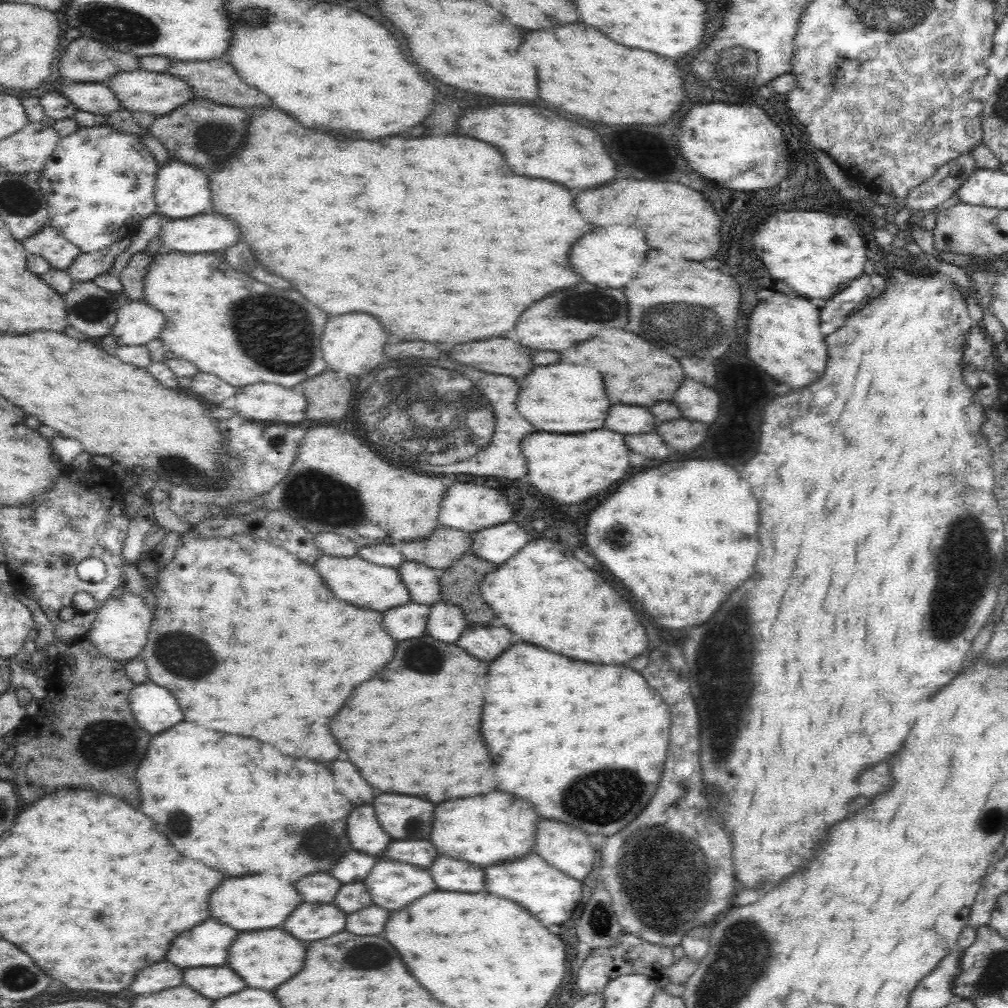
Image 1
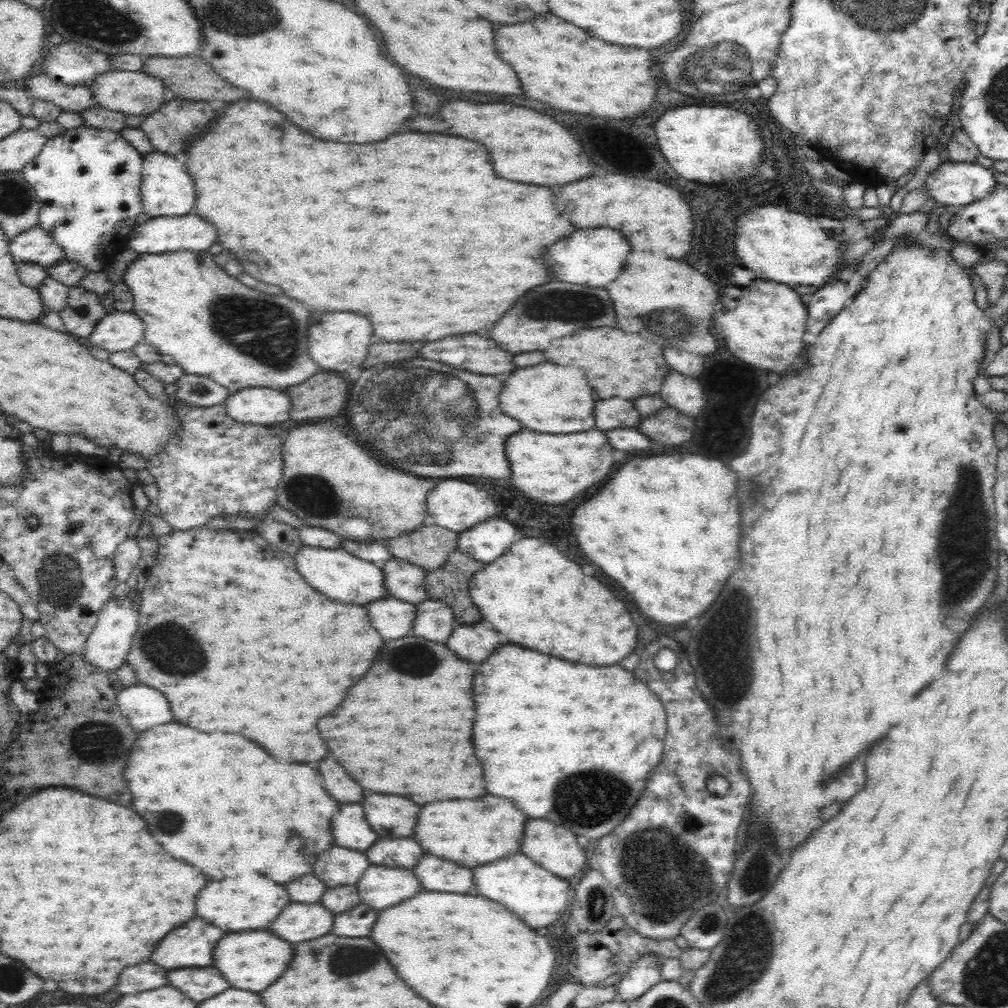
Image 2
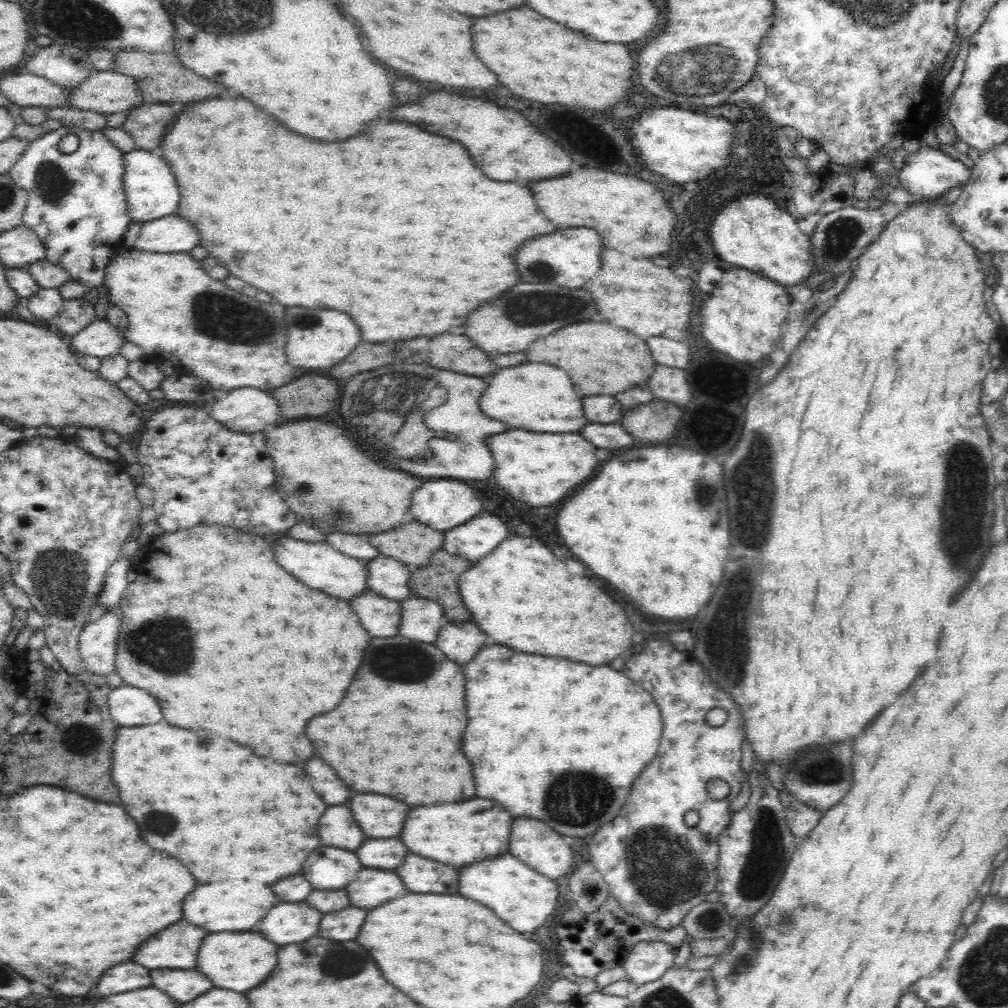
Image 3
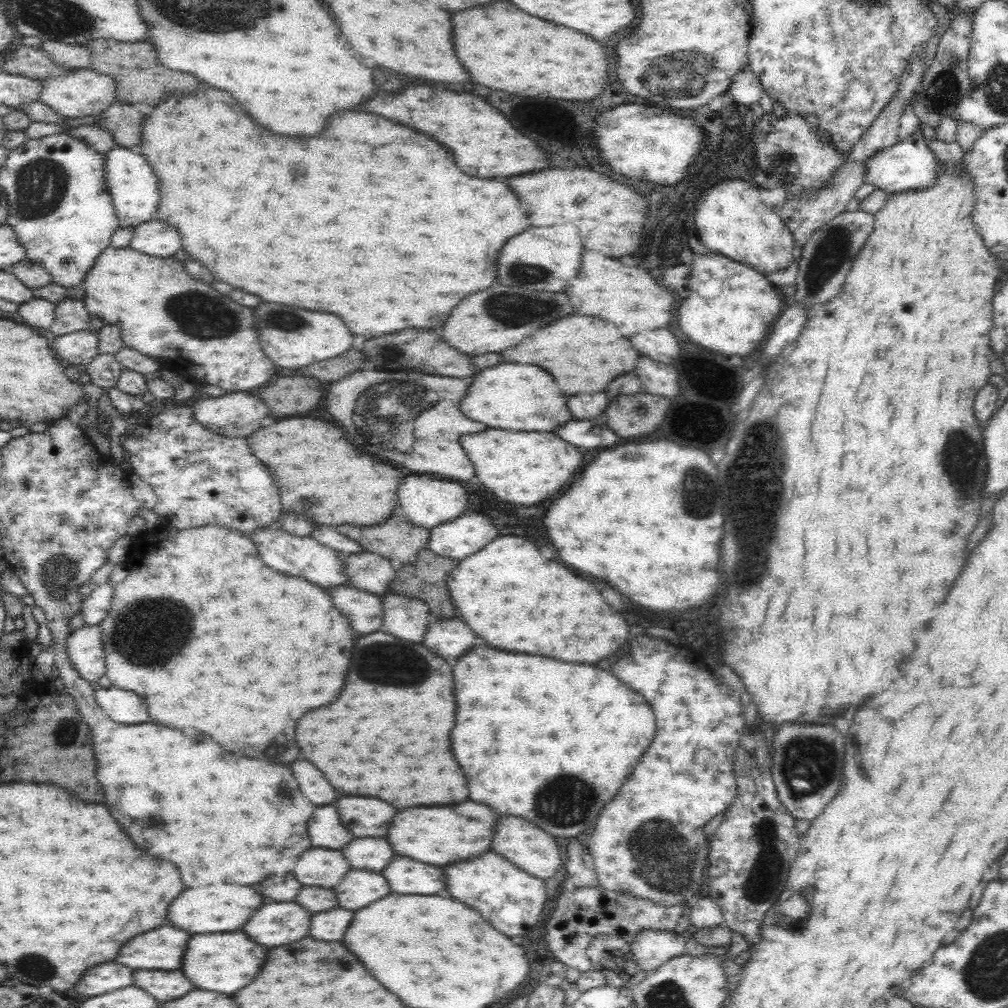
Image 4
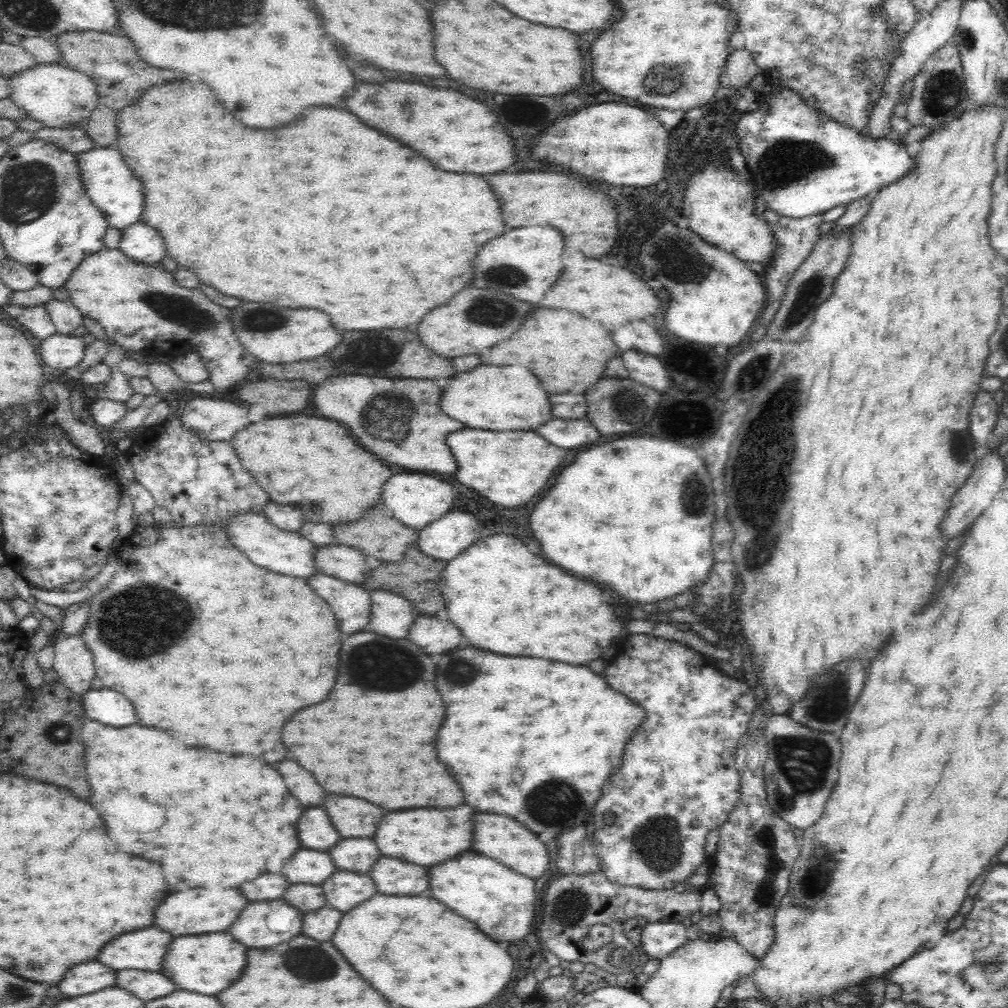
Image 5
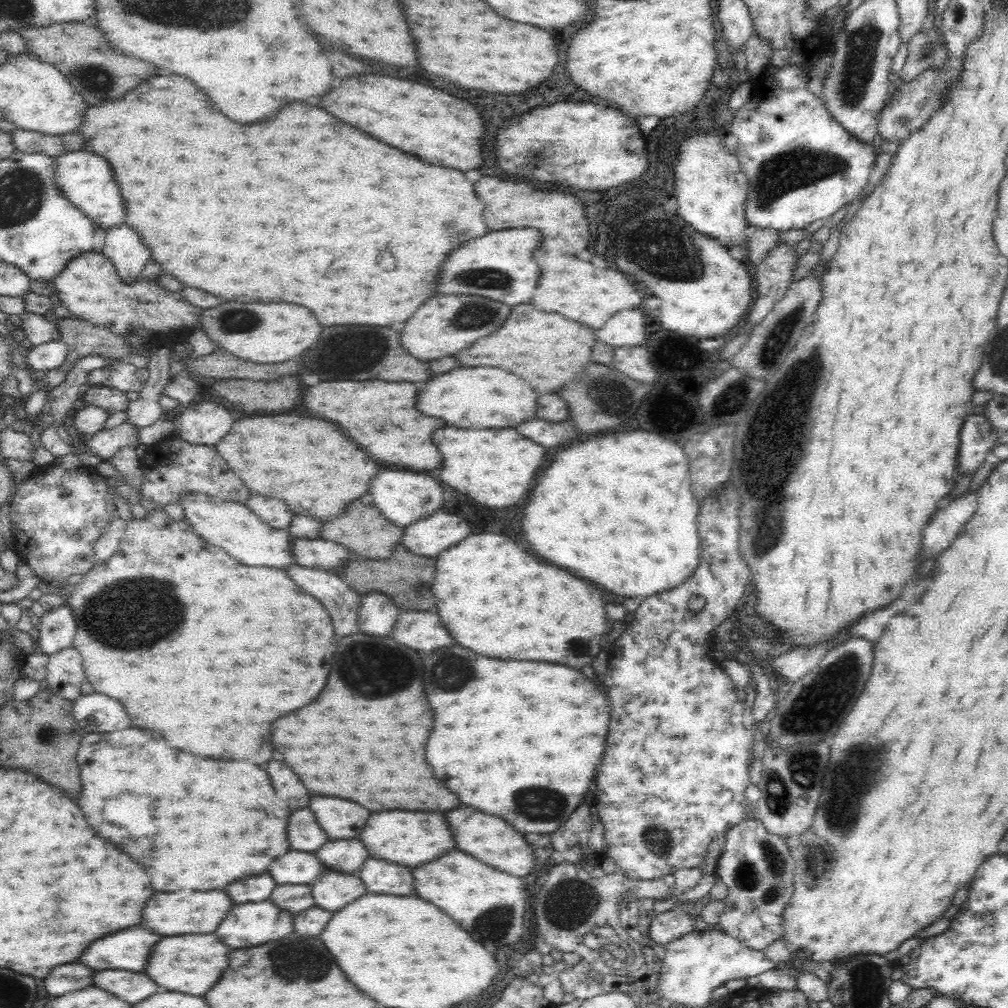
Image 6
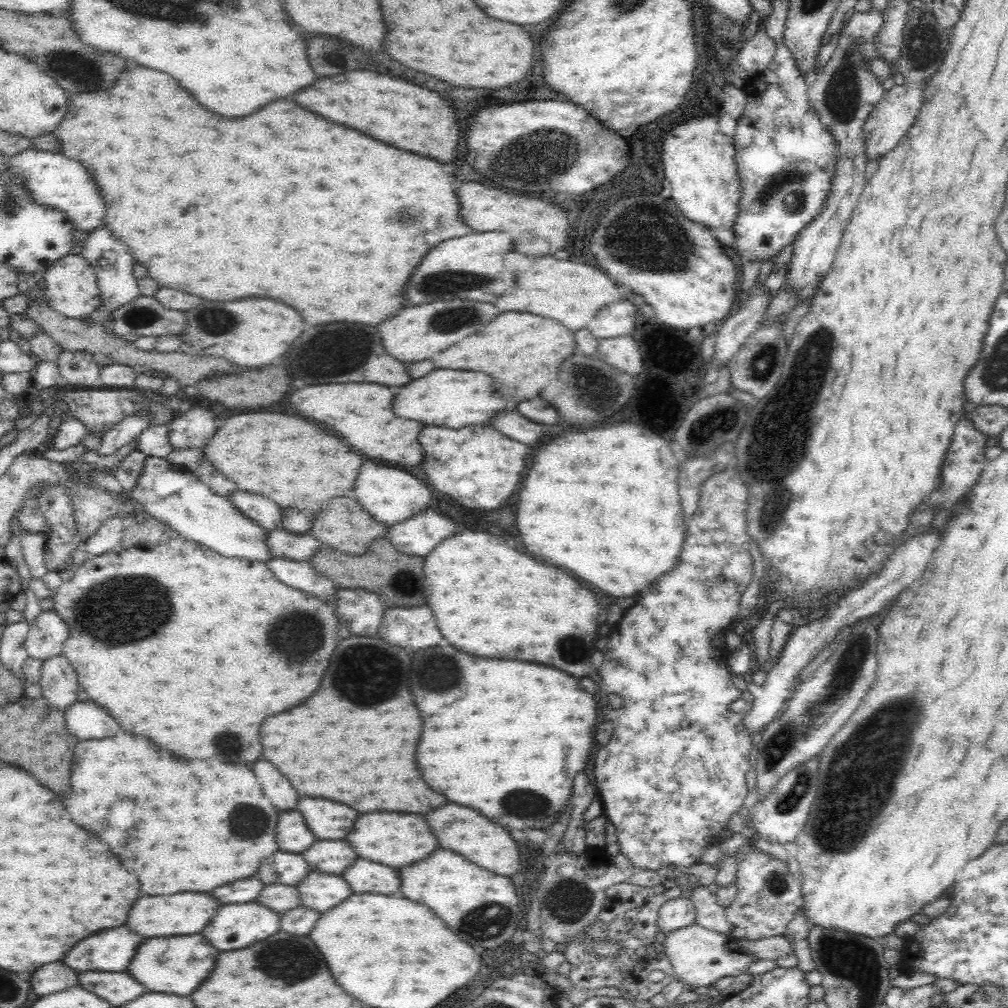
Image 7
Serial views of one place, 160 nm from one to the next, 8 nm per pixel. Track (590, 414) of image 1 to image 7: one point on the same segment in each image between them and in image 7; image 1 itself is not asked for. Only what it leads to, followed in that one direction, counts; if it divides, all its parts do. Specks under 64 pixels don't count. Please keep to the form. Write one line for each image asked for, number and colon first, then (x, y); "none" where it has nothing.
2: (547, 398)
3: (538, 397)
4: (513, 397)
5: (497, 398)
6: (474, 398)
7: (452, 398)

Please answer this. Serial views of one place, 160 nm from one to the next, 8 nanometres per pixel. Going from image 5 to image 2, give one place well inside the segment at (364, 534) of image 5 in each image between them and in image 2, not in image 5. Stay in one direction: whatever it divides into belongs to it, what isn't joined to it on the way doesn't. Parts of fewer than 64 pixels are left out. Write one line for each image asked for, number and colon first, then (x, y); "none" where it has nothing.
2: (428, 547)
3: (411, 542)
4: (397, 540)

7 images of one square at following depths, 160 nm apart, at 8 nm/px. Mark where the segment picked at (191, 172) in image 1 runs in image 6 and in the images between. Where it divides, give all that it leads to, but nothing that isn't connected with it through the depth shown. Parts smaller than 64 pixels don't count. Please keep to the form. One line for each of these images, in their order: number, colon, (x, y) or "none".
2: (166, 189)
3: (150, 192)
4: (133, 189)
5: (107, 182)
6: (85, 179)

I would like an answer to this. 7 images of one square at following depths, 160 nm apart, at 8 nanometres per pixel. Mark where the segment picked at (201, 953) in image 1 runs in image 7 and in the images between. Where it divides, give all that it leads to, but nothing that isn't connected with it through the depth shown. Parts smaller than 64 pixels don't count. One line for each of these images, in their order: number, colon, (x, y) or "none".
2: (194, 950)
3: (176, 947)
4: (160, 949)
5: (144, 949)
6: (128, 949)
7: (110, 950)

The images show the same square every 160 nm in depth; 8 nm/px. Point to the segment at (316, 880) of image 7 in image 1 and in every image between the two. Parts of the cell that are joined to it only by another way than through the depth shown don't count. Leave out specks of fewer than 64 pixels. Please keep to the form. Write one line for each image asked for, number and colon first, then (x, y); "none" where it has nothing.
1: (392, 885)
2: (380, 887)
3: (372, 887)
4: (358, 888)
5: (343, 890)
6: (331, 891)

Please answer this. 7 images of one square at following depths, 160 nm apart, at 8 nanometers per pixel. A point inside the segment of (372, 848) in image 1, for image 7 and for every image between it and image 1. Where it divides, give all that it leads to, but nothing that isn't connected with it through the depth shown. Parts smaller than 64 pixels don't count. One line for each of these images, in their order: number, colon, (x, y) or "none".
2: (350, 830)
3: (336, 828)
4: (324, 828)
5: (315, 832)
6: (304, 834)
7: (292, 836)

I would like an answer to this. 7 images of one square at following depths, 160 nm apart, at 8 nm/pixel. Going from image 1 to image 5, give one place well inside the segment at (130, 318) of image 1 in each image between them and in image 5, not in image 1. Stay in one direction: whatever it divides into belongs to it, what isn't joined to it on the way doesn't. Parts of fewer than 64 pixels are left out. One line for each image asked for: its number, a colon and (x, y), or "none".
2: (116, 331)
3: (99, 339)
4: (77, 349)
5: (59, 352)

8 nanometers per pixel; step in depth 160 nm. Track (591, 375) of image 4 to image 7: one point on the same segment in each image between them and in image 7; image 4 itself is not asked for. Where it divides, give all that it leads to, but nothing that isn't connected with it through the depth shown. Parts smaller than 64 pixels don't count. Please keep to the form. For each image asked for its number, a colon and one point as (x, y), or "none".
5: (579, 347)
6: (552, 350)
7: (522, 352)

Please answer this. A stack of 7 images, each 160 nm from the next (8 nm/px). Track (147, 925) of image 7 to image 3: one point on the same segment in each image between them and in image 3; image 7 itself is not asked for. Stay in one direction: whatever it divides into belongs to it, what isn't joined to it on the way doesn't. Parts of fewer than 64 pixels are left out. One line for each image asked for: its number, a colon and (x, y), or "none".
3: (215, 907)
4: (218, 908)
5: (201, 911)
6: (198, 913)

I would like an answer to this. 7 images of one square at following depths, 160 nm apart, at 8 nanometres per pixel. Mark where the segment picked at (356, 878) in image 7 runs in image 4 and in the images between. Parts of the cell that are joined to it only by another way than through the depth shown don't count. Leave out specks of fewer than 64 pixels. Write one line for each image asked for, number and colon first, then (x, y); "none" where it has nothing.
4: (405, 876)
5: (391, 876)
6: (378, 877)

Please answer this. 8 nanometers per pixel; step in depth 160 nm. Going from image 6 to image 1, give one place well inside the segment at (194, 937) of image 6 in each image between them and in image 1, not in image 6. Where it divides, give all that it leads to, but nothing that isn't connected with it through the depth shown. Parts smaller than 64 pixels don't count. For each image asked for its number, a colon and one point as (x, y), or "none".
1: (264, 959)
2: (250, 961)
3: (238, 961)
4: (224, 963)
5: (206, 964)

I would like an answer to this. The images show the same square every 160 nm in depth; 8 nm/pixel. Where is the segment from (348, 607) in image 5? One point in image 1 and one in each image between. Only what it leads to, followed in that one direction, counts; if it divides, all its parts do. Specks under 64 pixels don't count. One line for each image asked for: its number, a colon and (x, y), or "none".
1: (406, 621)
2: (393, 618)
3: (380, 616)
4: (363, 610)

